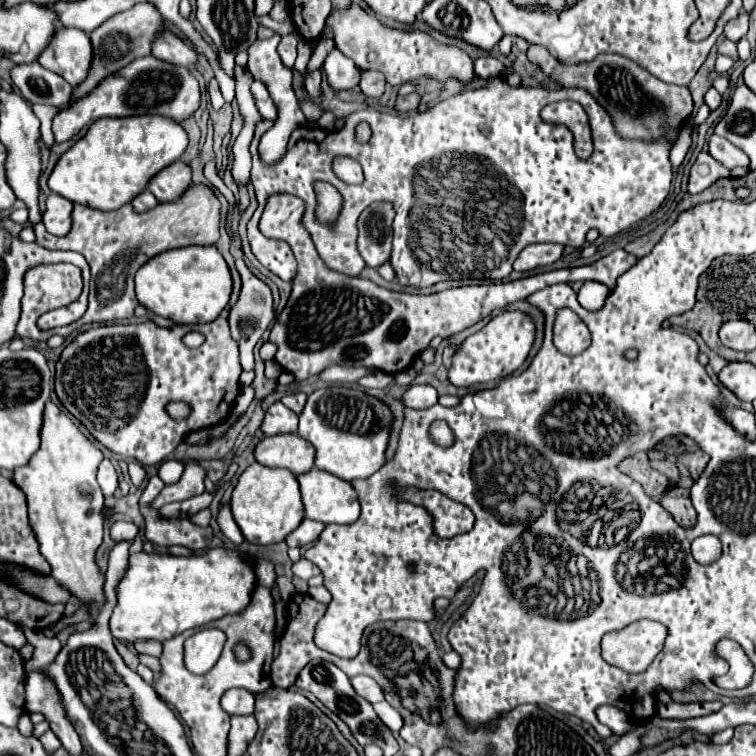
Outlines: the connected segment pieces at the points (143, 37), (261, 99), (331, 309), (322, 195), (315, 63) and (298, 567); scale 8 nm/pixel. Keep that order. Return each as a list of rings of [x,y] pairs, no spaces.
[[[136,4],[134,8],[116,14],[114,18],[106,20],[100,28],[96,28],[90,34],[92,40],[92,48],[94,48],[94,58],[92,58],[92,66],[88,70],[88,78],[84,78],[84,82],[74,90],[72,100],[80,100],[86,94],[90,94],[106,76],[118,72],[120,68],[128,66],[134,58],[140,56],[148,56],[150,54],[150,44],[158,32],[158,28],[164,28],[164,20],[162,16],[158,16],[158,10],[152,4]]]
[[[264,88],[264,94],[252,94],[252,96],[254,96],[256,108],[260,110],[260,114],[262,114],[264,118],[268,118],[268,120],[274,120],[274,118],[276,118],[276,106],[274,106],[274,102],[270,100],[266,88]]]
[[[276,194],[268,198],[268,204],[264,208],[262,220],[260,220],[260,230],[266,236],[272,236],[274,230],[274,238],[286,240],[296,256],[298,262],[298,272],[292,280],[292,288],[300,288],[300,306],[286,306],[286,310],[276,318],[276,324],[270,332],[270,342],[274,342],[278,346],[278,354],[275,360],[286,370],[292,372],[296,376],[296,380],[306,380],[310,376],[316,376],[318,372],[322,372],[324,368],[332,366],[332,364],[342,364],[342,366],[374,366],[382,372],[388,374],[396,374],[406,370],[412,364],[412,358],[416,358],[432,338],[440,336],[440,338],[450,338],[470,326],[474,326],[476,322],[484,320],[492,310],[496,308],[504,308],[510,302],[516,300],[524,300],[526,296],[552,286],[552,284],[560,284],[560,282],[586,282],[586,280],[594,280],[600,284],[610,286],[610,290],[616,288],[616,280],[618,276],[622,276],[628,268],[632,268],[636,264],[636,258],[624,250],[614,250],[608,256],[604,256],[602,260],[590,264],[590,266],[580,266],[580,268],[570,268],[570,270],[552,270],[552,272],[542,272],[530,278],[522,278],[522,280],[514,280],[514,282],[506,282],[506,284],[482,284],[482,286],[458,286],[458,288],[450,288],[438,294],[430,294],[430,296],[420,296],[420,294],[406,294],[406,292],[392,292],[388,288],[382,288],[366,278],[360,276],[346,276],[340,272],[330,270],[318,256],[308,232],[300,226],[300,218],[304,212],[304,202],[296,196],[288,196],[288,194]]]
[[[314,182],[314,192],[316,192],[316,220],[324,226],[334,226],[344,202],[340,198],[340,192],[328,182]]]
[[[320,39],[312,57],[308,63],[307,71],[313,71],[321,68],[329,52],[335,47],[333,40]]]
[[[300,558],[298,562],[294,562],[294,566],[292,566],[292,572],[294,572],[294,576],[298,576],[298,578],[302,578],[302,580],[310,580],[312,576],[320,574],[318,566],[314,566],[312,562],[308,562],[306,558]]]

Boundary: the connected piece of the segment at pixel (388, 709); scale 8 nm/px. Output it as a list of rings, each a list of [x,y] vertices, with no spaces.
[[[386,700],[374,704],[374,710],[376,710],[376,714],[380,716],[380,720],[382,720],[392,732],[398,732],[398,730],[402,728],[402,716],[400,716]]]

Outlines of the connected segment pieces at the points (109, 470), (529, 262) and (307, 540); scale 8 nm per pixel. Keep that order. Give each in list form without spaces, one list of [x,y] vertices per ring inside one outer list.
[[[102,460],[98,468],[98,484],[106,496],[114,496],[118,488],[118,472],[110,460]]]
[[[530,244],[518,254],[514,262],[514,270],[524,272],[524,270],[552,264],[562,256],[562,250],[564,250],[562,244]]]
[[[304,518],[304,520],[300,522],[300,526],[298,526],[298,528],[296,528],[292,534],[288,534],[288,538],[286,538],[286,544],[288,544],[290,548],[294,548],[294,546],[302,548],[302,546],[306,546],[306,544],[312,544],[312,542],[316,542],[322,530],[324,530],[324,524]]]

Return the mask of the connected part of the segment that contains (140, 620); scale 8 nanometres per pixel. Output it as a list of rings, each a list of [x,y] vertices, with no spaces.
[[[208,548],[202,554],[192,556],[168,556],[168,554],[130,554],[130,568],[124,580],[118,584],[118,604],[110,618],[112,636],[118,640],[134,642],[138,638],[154,638],[166,642],[176,634],[182,634],[188,628],[204,626],[212,620],[212,614],[218,618],[242,612],[248,606],[252,592],[256,588],[256,564],[242,556],[238,548]]]

